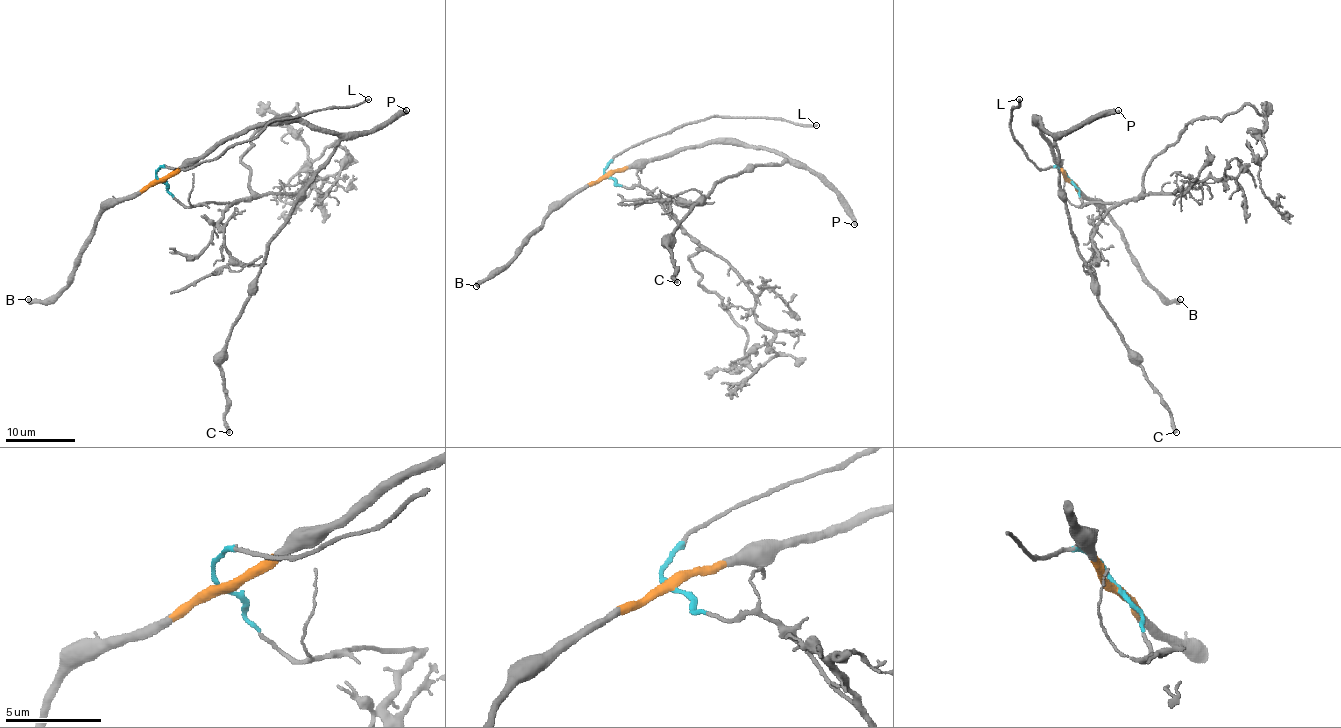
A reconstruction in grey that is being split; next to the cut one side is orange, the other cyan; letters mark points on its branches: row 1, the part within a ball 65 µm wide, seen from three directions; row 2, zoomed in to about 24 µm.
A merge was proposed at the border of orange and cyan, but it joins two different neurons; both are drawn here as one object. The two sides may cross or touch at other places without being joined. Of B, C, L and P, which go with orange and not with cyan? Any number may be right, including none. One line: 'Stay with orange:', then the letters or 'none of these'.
Stay with orange: B, C, P

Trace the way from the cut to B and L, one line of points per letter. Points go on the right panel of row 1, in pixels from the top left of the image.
B: (1070, 180), (1121, 232), (1142, 278), (1168, 301), (1180, 299)
L: (1070, 180), (1065, 173), (1051, 168), (1040, 169), (1017, 143), (1010, 120), (1019, 99)

